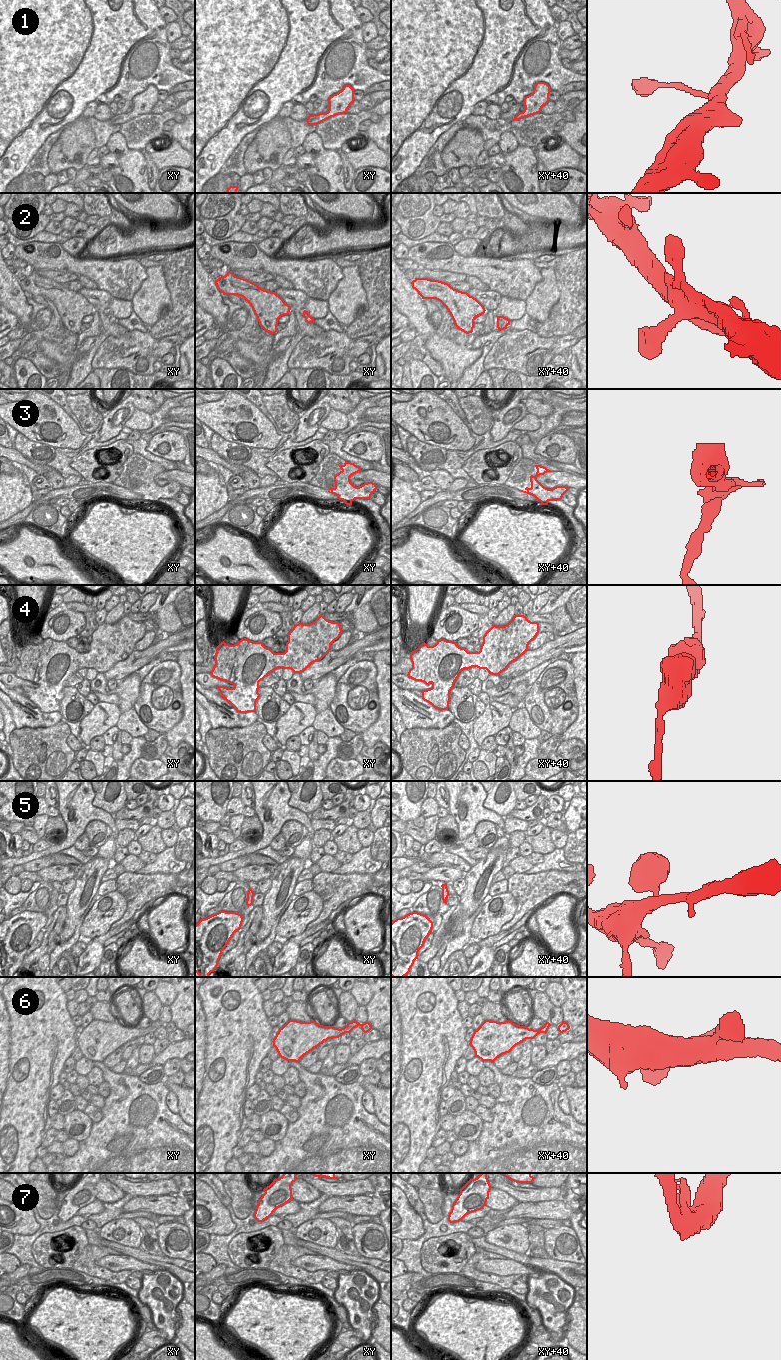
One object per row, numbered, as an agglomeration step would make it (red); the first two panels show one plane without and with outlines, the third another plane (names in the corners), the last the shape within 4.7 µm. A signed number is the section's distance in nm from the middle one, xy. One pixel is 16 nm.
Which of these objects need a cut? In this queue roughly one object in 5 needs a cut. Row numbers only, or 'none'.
3, 7.

